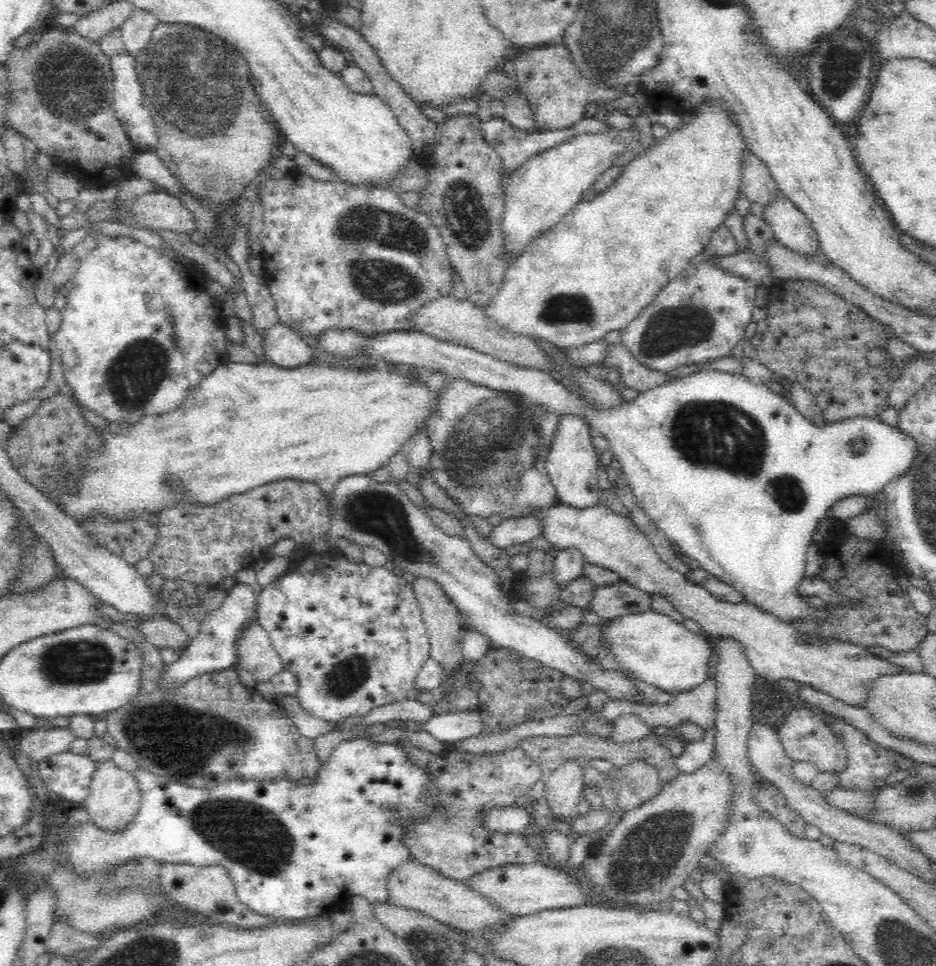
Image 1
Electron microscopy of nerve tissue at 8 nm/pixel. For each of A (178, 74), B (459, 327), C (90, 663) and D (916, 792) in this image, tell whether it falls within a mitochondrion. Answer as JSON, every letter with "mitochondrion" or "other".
{"A":"mitochondrion","B":"other","C":"mitochondrion","D":"mitochondrion"}

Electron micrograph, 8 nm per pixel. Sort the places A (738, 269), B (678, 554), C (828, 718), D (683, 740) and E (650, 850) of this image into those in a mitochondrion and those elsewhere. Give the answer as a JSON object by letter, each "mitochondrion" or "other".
{"A":"other","B":"other","C":"other","D":"other","E":"mitochondrion"}

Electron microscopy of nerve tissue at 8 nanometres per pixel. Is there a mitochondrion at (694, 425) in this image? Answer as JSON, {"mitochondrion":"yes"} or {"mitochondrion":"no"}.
{"mitochondrion":"yes"}

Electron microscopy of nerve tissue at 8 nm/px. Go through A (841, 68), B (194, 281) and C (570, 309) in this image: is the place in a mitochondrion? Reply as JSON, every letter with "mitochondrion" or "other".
{"A":"mitochondrion","B":"other","C":"mitochondrion"}

